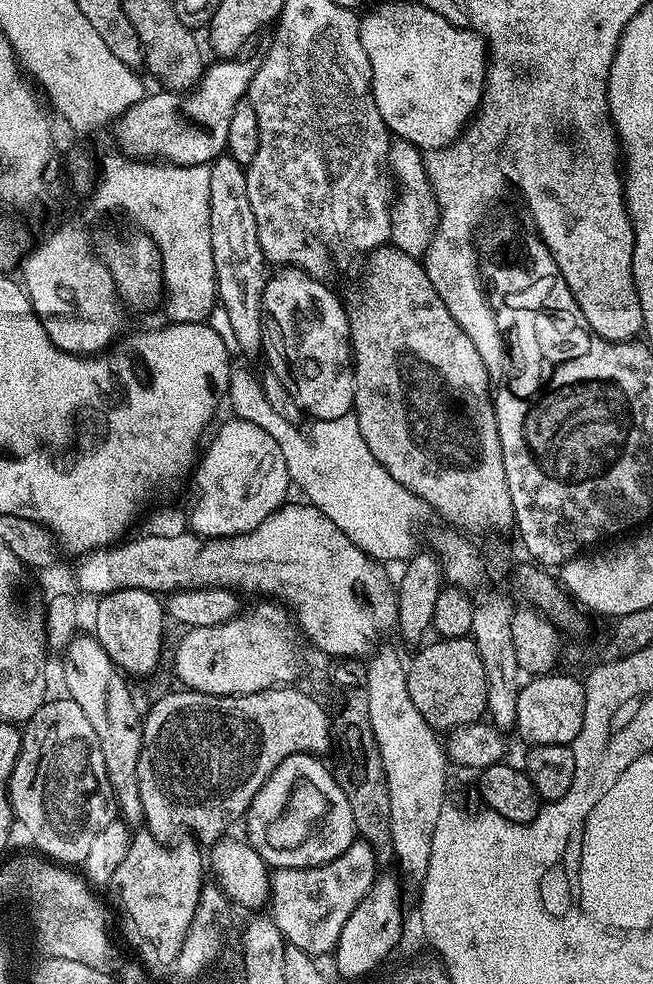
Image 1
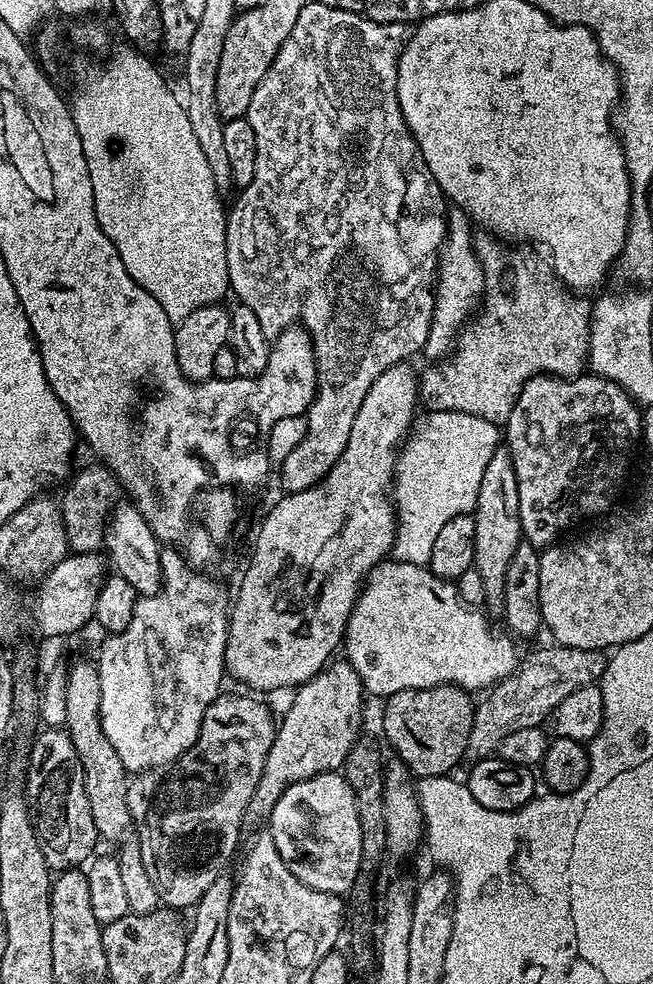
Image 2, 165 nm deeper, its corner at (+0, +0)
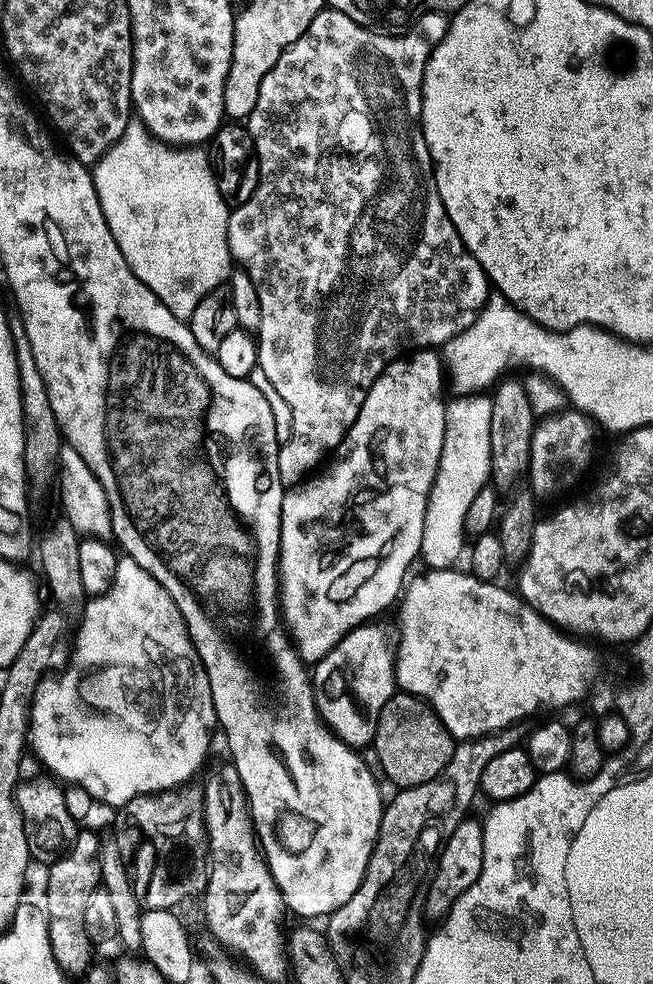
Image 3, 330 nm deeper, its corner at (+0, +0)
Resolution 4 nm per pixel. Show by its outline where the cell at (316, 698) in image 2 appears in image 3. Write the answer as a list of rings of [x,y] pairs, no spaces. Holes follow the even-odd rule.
[[[376,622],[361,624],[343,636],[334,650],[315,661],[310,675],[316,708],[325,724],[351,748],[360,750],[363,744],[371,745],[376,738],[382,706],[398,691],[394,644],[388,641],[387,634]]]

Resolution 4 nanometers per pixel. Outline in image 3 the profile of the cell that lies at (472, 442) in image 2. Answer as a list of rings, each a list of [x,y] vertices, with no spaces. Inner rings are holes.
[[[473,394],[470,396],[456,396],[447,401],[446,434],[442,444],[442,458],[438,466],[436,481],[432,487],[432,494],[426,506],[426,518],[422,526],[422,546],[419,559],[428,563],[429,569],[450,568],[456,559],[466,552],[466,514],[474,503],[478,490],[489,487],[492,474],[492,459],[490,458],[490,410],[492,397],[488,394]]]

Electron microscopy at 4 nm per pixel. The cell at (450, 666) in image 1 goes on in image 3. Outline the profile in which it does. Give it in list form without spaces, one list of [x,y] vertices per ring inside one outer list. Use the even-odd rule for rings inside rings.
[[[397,691],[396,695],[382,706],[382,714],[378,718],[376,727],[376,738],[374,749],[376,748],[376,760],[380,763],[379,771],[384,771],[383,779],[396,784],[397,789],[413,788],[422,786],[422,782],[430,782],[450,762],[454,741],[452,735],[444,728],[443,722],[436,717],[436,711],[432,709],[425,700],[419,700],[416,696],[411,696],[408,692]]]

